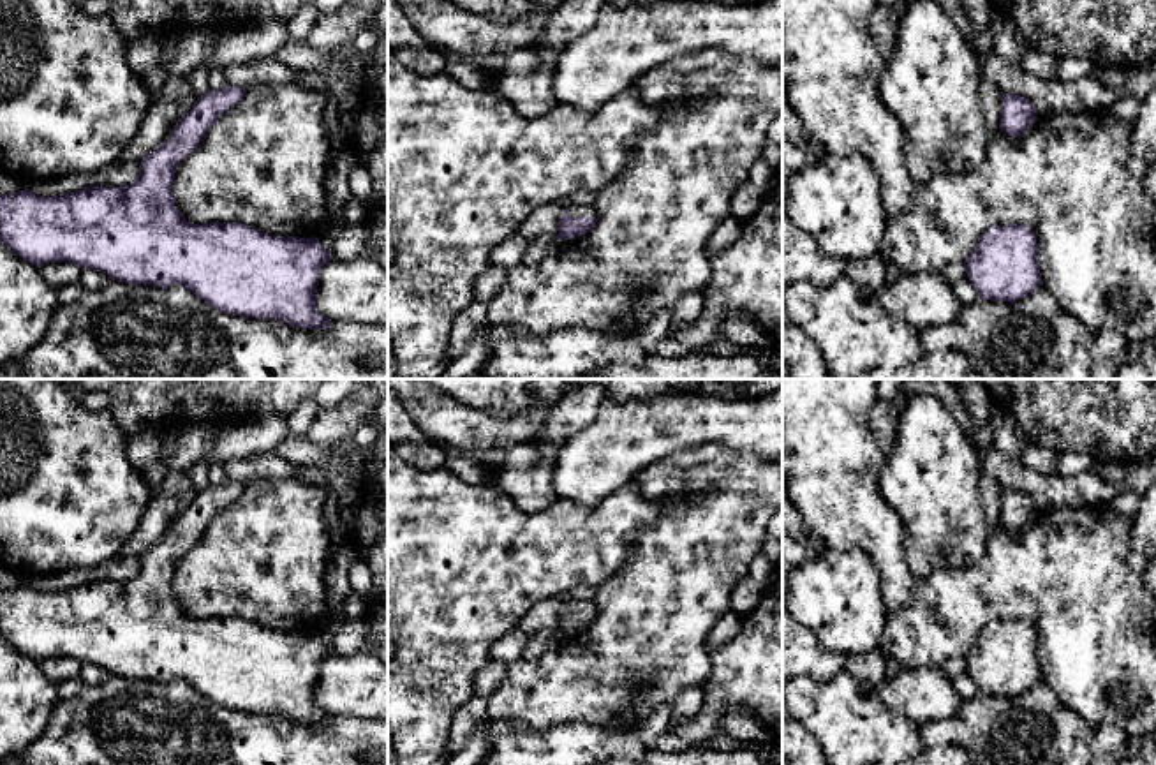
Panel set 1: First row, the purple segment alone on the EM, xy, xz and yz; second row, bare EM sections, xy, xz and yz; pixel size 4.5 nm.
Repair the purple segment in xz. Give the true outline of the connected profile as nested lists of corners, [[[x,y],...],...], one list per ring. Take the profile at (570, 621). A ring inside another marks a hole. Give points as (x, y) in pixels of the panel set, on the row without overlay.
[[[567,601],[559,615],[559,633],[569,635],[589,628],[596,620],[596,605],[587,601]]]

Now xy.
[[[226,481],[197,492],[167,534],[141,553],[139,571],[130,580],[102,578],[51,592],[23,583],[0,589],[0,638],[35,661],[67,656],[125,679],[162,684],[185,680],[206,700],[226,709],[326,724],[330,714],[315,703],[315,687],[331,647],[317,633],[271,631],[240,617],[194,619],[174,601],[173,573],[180,557],[243,490],[243,481]]]

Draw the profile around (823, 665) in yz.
[[[782,608],[782,682],[800,675],[826,682],[842,668],[844,656],[823,649],[812,631]]]

